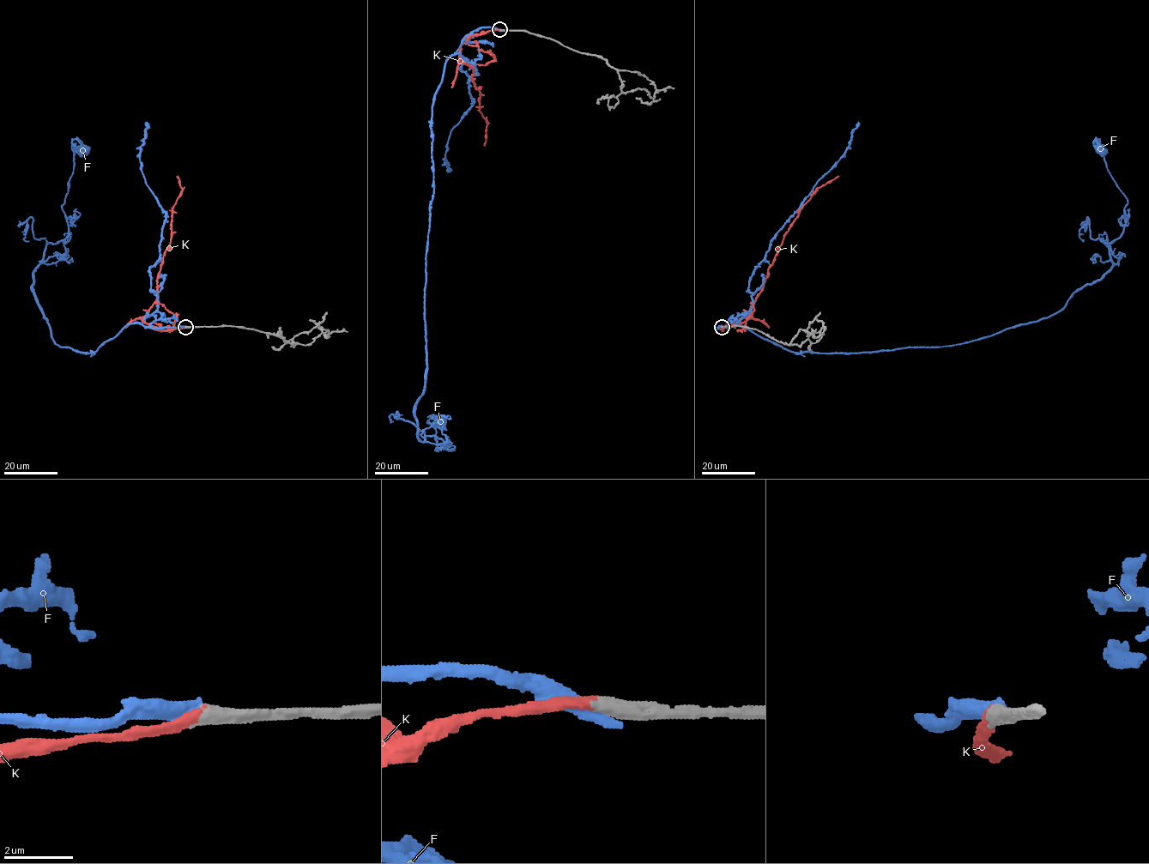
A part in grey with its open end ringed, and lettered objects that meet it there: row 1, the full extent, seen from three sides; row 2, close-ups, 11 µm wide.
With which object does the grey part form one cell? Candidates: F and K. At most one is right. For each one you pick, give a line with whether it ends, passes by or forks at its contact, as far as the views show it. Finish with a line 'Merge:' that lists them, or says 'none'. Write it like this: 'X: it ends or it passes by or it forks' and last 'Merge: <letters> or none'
K: it ends
Merge: K

